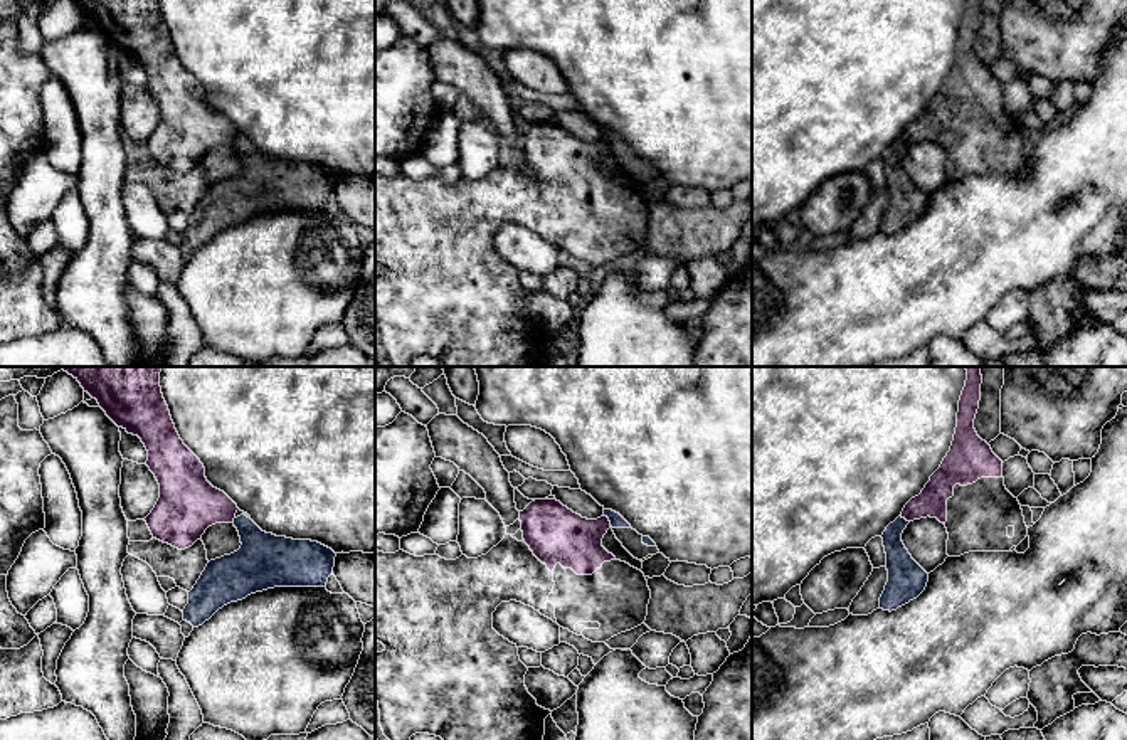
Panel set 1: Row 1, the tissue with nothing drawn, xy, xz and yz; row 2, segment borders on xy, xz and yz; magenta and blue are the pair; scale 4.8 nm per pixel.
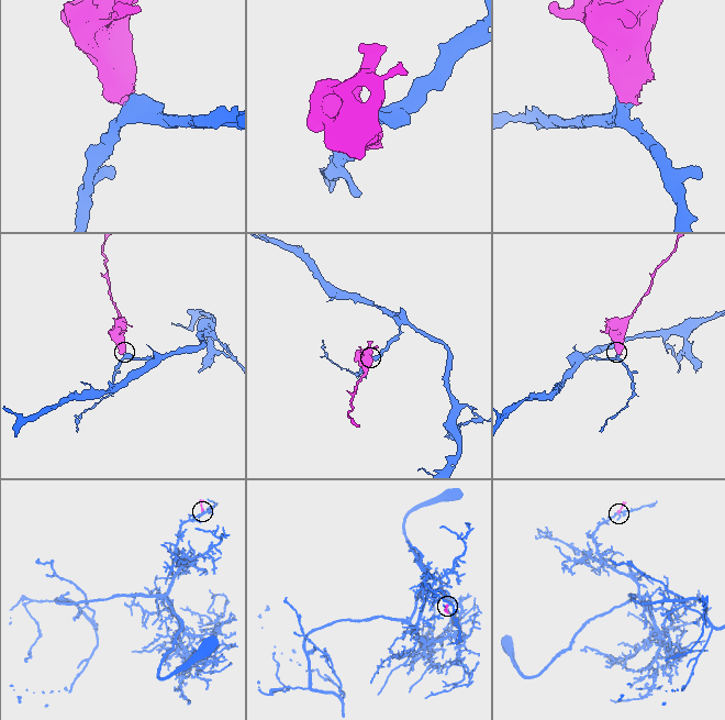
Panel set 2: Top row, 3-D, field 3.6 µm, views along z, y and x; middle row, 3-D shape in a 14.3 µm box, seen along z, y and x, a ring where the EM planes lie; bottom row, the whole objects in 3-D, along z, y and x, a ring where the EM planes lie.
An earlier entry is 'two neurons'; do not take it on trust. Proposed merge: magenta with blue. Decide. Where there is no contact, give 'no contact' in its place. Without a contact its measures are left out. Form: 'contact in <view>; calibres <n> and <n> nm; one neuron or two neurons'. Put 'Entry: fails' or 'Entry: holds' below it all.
contact in xz; calibres 260 and 70 nm; two neurons
Entry: holds

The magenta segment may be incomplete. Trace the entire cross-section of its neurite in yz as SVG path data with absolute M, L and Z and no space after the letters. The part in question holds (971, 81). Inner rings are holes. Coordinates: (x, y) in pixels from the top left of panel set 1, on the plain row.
M967 0L950 74L900 138L907 145L930 140L944 146L949 180L1009 175L1028 158L1021 128L1004 109L1003 84L974 52L981 7L982 0Z

